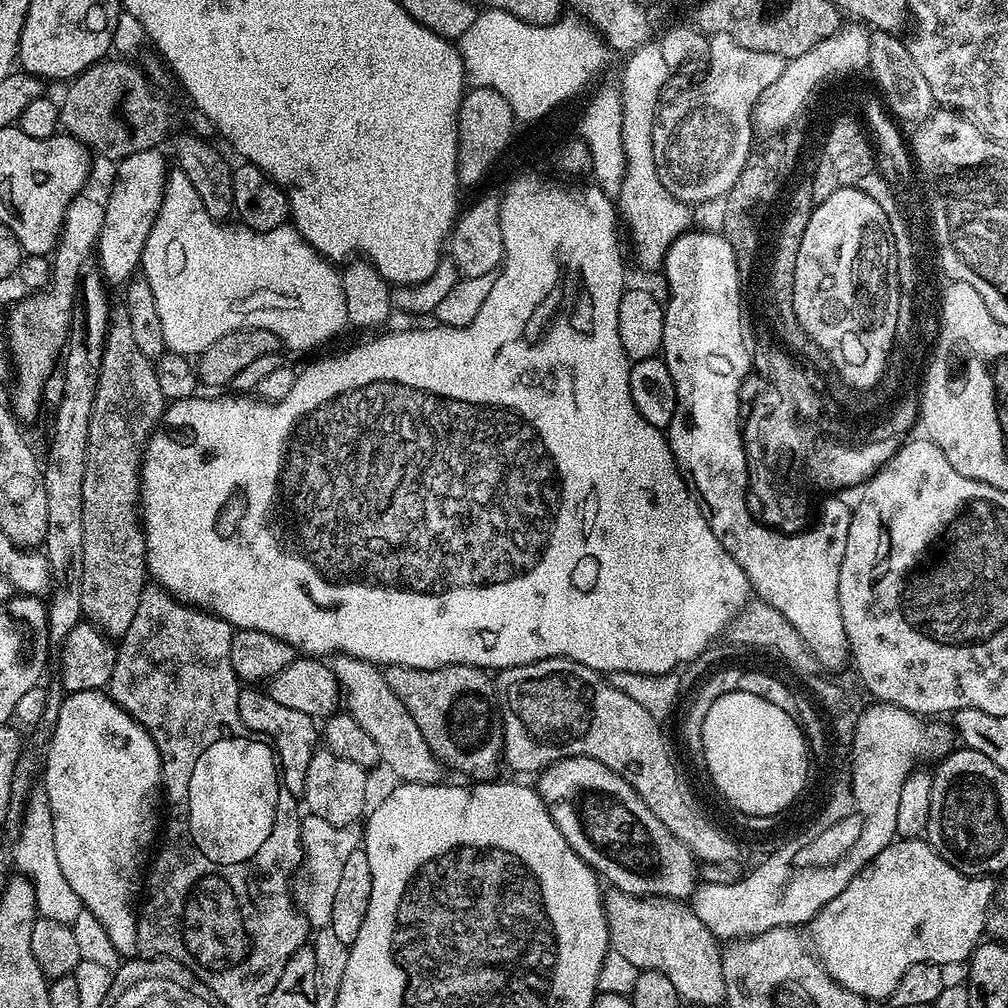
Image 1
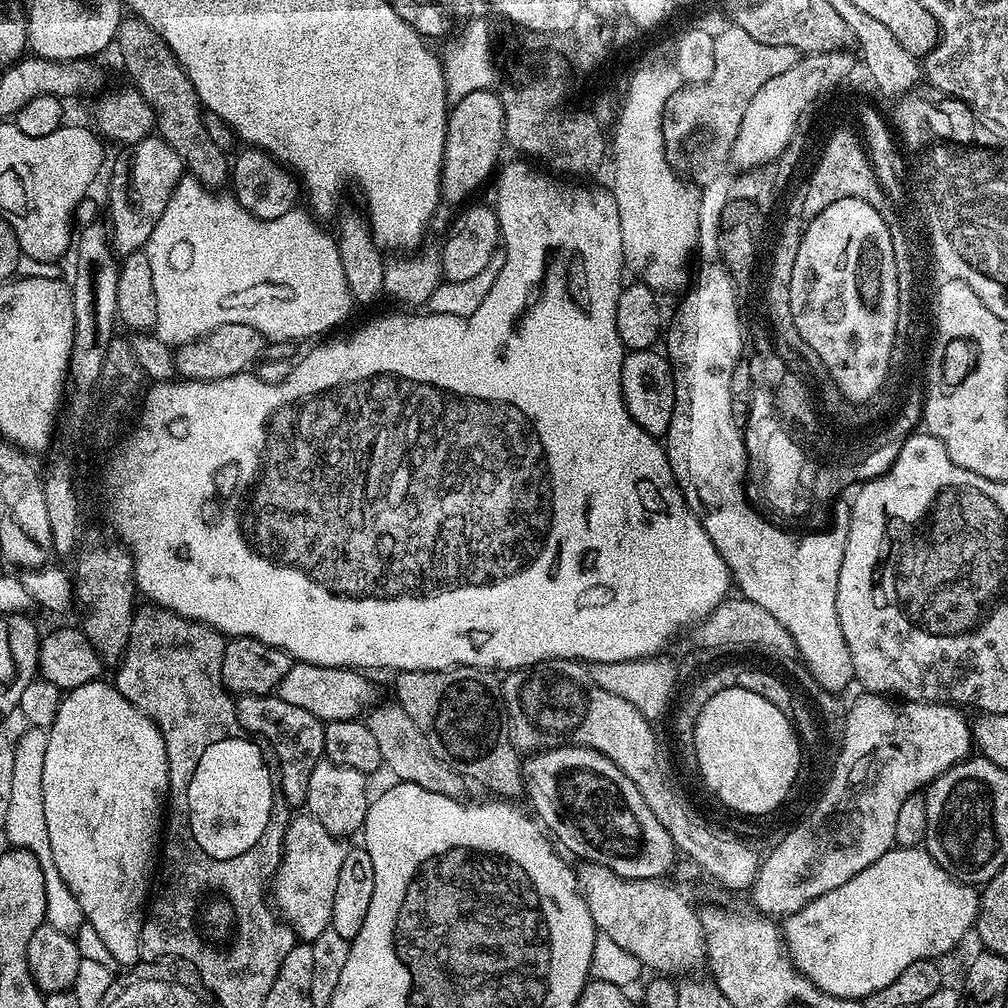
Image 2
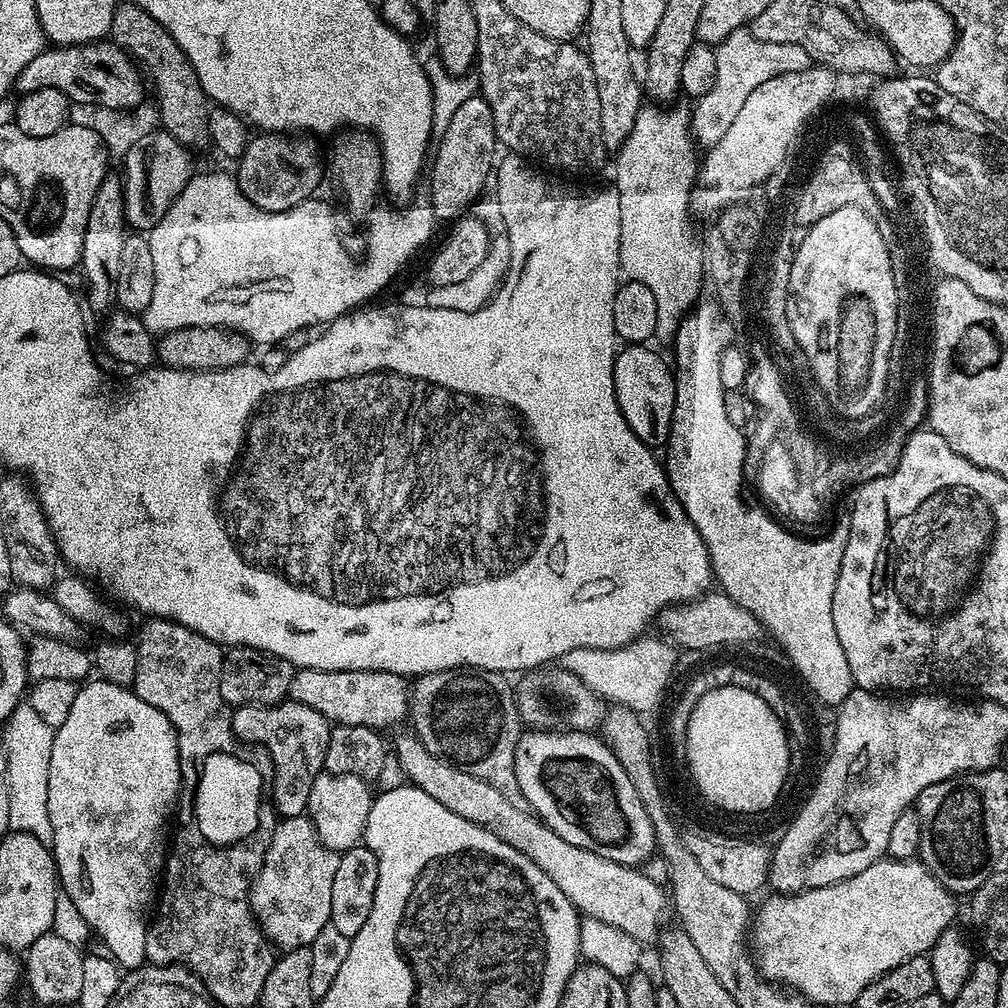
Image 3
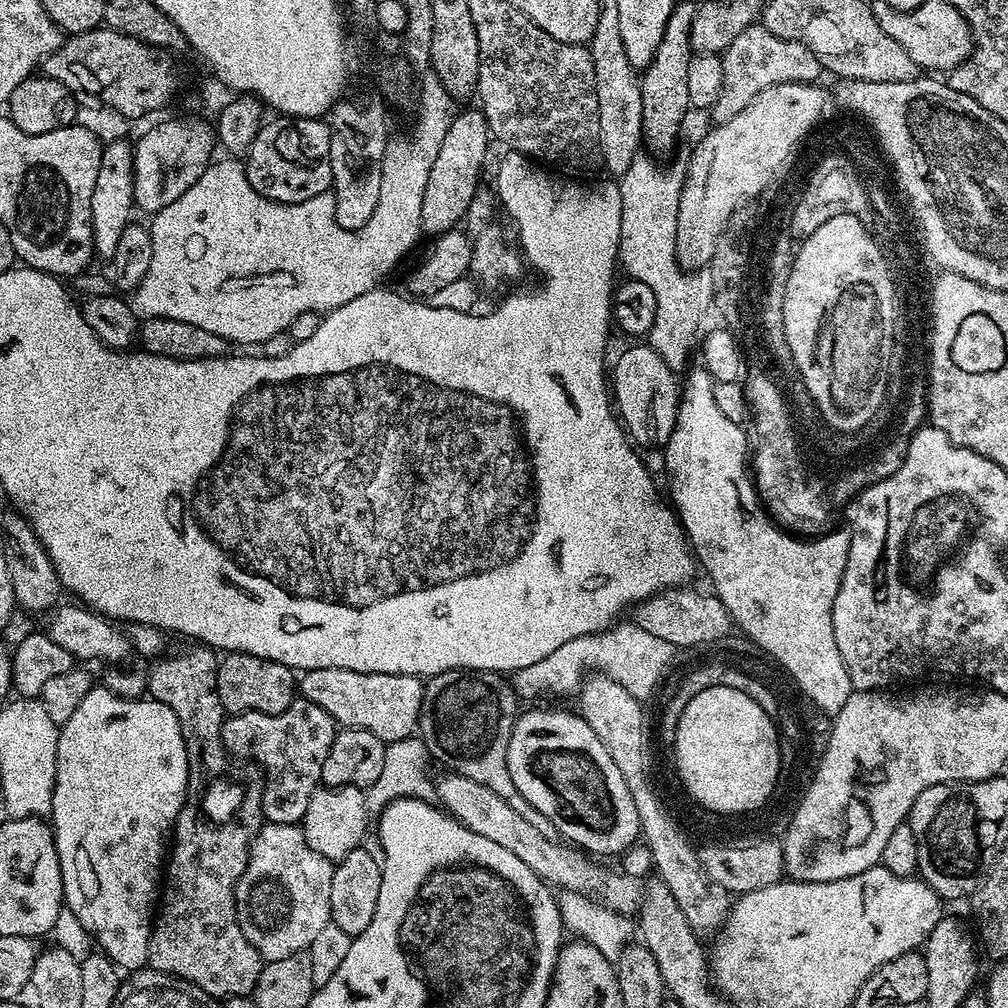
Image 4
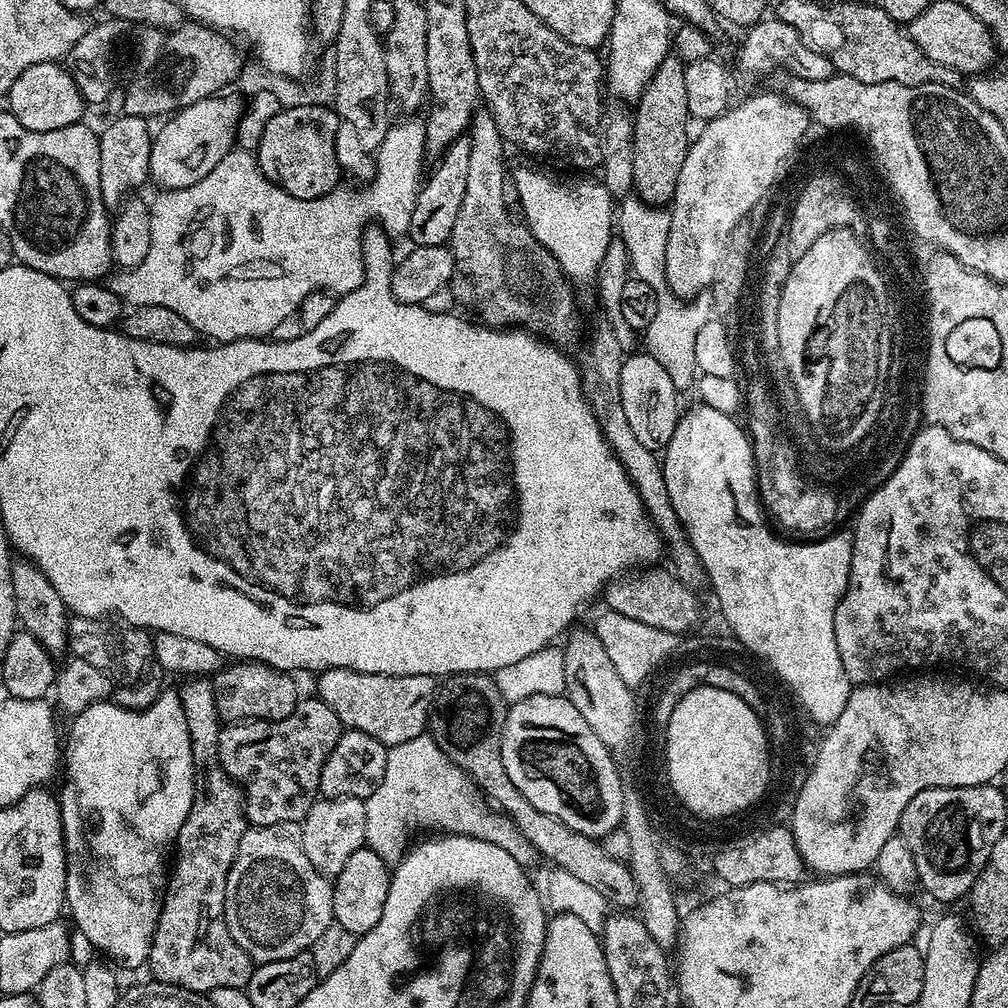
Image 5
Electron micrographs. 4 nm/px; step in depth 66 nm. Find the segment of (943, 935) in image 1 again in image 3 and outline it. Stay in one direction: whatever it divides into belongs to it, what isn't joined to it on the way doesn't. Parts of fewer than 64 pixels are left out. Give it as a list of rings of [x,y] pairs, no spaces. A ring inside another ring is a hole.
[[[881,858],[874,861],[862,874],[846,878],[837,884],[811,888],[795,894],[772,894],[772,897],[754,912],[754,927],[750,940],[756,943],[754,960],[765,980],[787,986],[813,1005],[855,1005],[858,994],[882,974],[894,970],[903,960],[928,954],[942,932],[953,927],[957,897],[930,874],[919,859],[897,860]]]

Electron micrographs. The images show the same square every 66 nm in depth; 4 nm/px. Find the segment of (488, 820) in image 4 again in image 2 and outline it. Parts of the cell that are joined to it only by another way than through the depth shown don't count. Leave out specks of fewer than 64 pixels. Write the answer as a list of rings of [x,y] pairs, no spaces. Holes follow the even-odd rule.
[[[395,702],[379,704],[367,713],[366,723],[370,734],[374,734],[374,739],[378,741],[378,754],[383,767],[389,768],[396,775],[397,781],[422,786],[422,790],[430,790],[430,794],[463,797],[466,787],[464,777],[458,775],[450,766],[446,766],[446,762],[442,762],[434,754],[434,750],[430,750],[426,738],[422,738],[422,730],[414,726],[410,714],[406,714],[406,710],[402,710],[402,706]],[[581,863],[575,869],[576,883],[590,916],[606,938],[616,942],[656,974],[676,974],[683,968],[705,963],[704,931],[697,909],[676,888],[659,880],[627,880],[601,864]]]

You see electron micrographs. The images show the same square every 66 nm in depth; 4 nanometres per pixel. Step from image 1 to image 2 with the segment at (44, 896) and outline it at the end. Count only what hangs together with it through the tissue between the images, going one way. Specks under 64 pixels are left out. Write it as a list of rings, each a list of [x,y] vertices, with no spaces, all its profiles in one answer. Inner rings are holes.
[[[29,727],[15,741],[14,782],[10,785],[10,811],[6,813],[6,822],[2,832],[8,835],[13,849],[34,854],[42,866],[44,885],[46,886],[46,914],[44,919],[55,930],[75,934],[84,923],[84,911],[78,906],[78,898],[70,894],[58,866],[54,866],[54,854],[50,850],[50,834],[46,830],[46,806],[42,806],[42,765],[46,762],[47,731],[43,728]]]

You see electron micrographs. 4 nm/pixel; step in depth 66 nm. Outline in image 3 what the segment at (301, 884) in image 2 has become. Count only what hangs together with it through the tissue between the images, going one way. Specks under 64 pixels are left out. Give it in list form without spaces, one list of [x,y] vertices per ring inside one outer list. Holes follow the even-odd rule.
[[[307,815],[285,816],[277,823],[270,846],[264,855],[264,865],[254,878],[252,892],[256,922],[277,949],[307,948],[330,923],[330,890],[334,886],[334,873],[338,870],[339,861],[340,853],[330,850],[322,843],[316,827]]]

